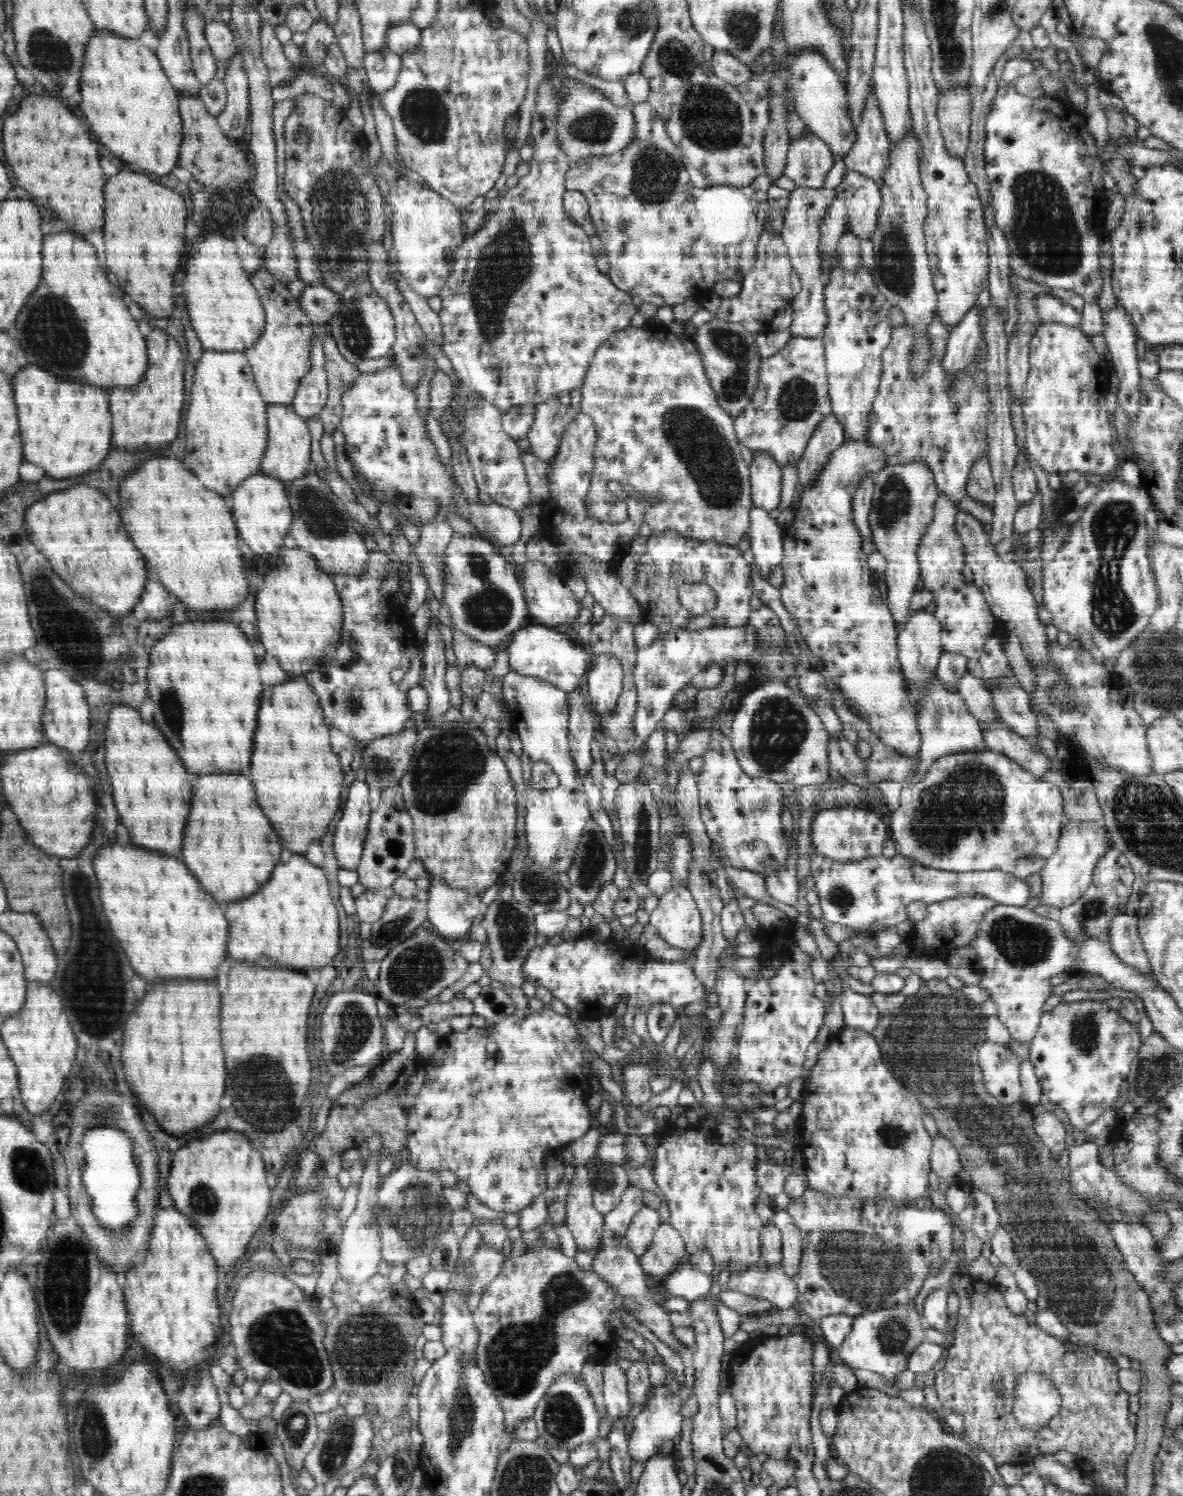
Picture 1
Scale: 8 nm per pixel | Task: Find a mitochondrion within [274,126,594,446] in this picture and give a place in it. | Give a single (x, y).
(339, 218)

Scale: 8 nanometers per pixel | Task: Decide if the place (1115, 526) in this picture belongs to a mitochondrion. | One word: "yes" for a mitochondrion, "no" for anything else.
yes

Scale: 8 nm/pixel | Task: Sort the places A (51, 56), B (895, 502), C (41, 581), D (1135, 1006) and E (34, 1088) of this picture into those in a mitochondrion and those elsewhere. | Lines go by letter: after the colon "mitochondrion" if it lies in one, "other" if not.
A: mitochondrion
B: mitochondrion
C: mitochondrion
D: other
E: other

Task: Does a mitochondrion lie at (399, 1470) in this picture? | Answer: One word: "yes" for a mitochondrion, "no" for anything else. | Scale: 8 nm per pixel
yes

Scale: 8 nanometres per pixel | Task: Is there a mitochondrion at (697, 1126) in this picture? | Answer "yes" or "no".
no

